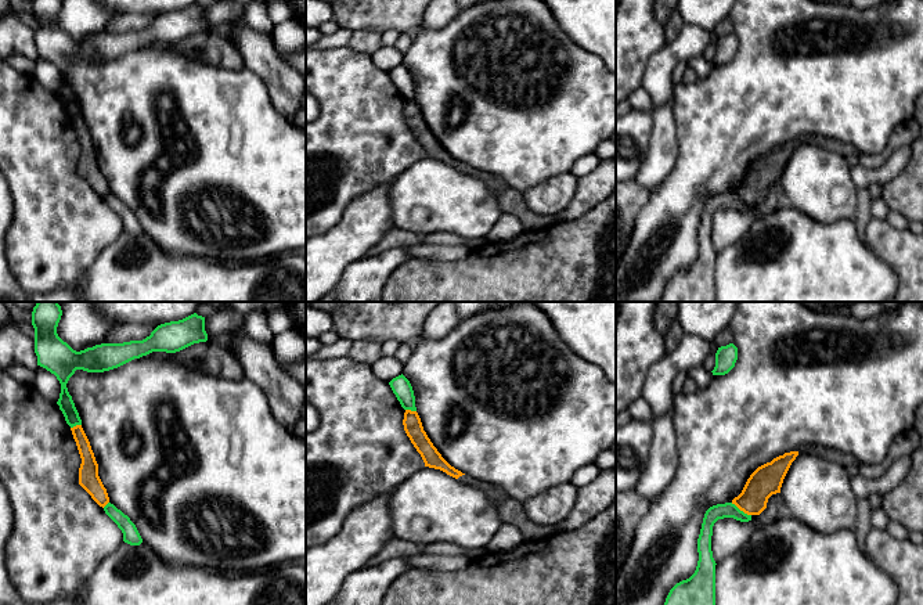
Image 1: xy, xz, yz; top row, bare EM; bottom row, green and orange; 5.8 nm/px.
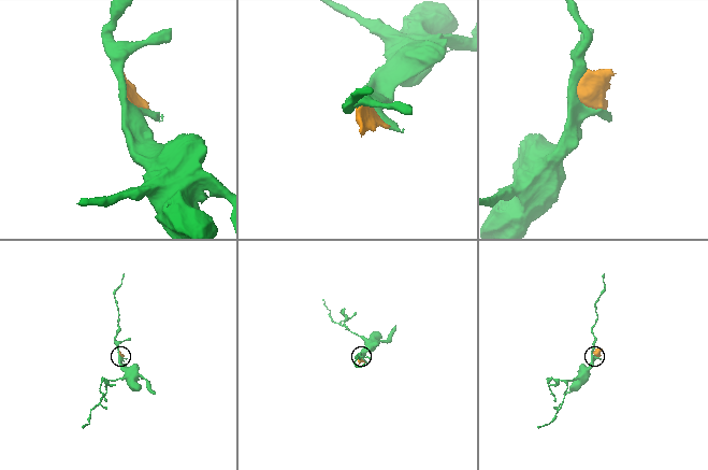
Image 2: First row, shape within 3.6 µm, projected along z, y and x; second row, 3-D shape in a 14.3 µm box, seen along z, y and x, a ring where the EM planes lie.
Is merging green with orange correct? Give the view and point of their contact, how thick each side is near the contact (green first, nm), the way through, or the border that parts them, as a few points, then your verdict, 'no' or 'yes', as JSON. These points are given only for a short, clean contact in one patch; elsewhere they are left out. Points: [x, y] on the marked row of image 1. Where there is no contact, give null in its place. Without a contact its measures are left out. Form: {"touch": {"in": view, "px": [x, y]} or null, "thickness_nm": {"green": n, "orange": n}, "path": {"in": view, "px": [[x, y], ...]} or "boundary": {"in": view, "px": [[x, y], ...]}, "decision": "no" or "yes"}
{"touch": {"in": "yz", "px": [739, 510]}, "thickness_nm": {"green": 90, "orange": 180}, "decision": "no"}

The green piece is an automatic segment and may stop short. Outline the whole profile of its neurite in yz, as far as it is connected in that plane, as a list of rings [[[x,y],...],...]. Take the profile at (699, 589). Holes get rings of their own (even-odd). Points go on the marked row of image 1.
[[[725,503],[710,507],[703,518],[697,539],[699,561],[695,573],[677,583],[668,593],[664,605],[715,605],[715,561],[711,551],[713,526],[718,519],[733,518],[740,522],[751,521],[751,515],[735,504]]]

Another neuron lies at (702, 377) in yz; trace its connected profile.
[[[702,365],[689,368],[688,374],[696,382],[697,389],[706,388],[714,377],[711,371],[707,371]]]

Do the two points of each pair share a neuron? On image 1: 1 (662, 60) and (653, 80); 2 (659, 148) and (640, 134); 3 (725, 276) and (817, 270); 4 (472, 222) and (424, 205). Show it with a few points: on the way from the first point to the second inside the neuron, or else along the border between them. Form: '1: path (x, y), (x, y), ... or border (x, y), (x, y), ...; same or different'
1: path (660, 65), (658, 75); same
2: border (651, 111), (652, 134), (646, 158), (637, 170); different
3: path (747, 276), (794, 276); same
4: path (460, 209), (455, 205), (436, 205); same

